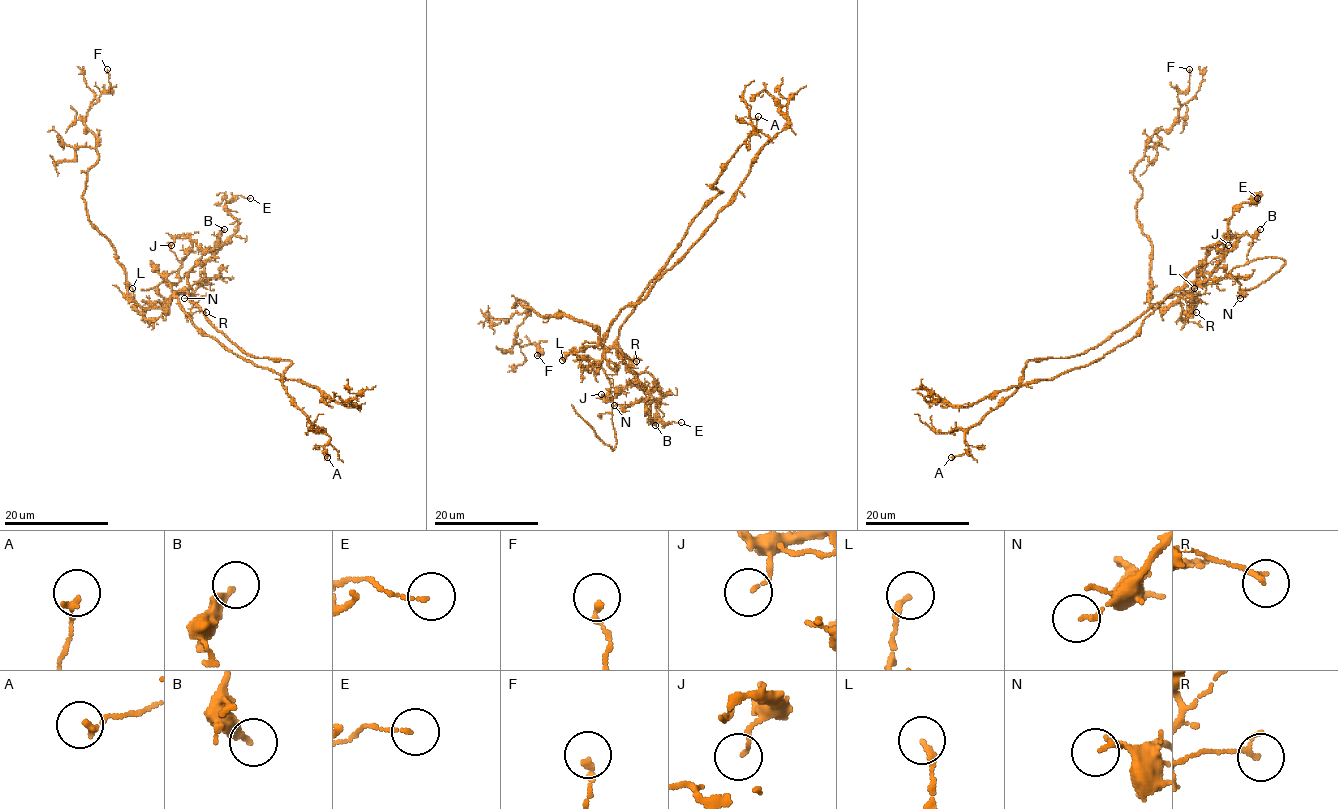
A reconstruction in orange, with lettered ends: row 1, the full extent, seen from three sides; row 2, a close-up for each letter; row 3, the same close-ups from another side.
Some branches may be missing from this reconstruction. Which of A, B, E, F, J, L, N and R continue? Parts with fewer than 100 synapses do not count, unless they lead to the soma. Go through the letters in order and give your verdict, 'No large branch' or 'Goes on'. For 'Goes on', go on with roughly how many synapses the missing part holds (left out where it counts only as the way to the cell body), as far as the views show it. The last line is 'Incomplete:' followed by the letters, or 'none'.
A: No large branch
B: No large branch
E: No large branch
F: No large branch
J: No large branch
L: No large branch
N: No large branch
R: No large branch
Incomplete: none

